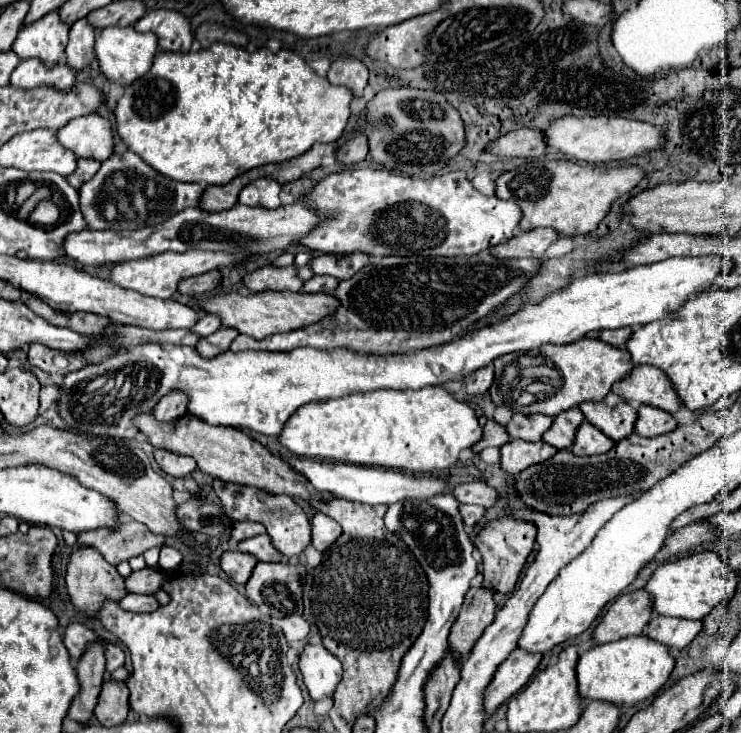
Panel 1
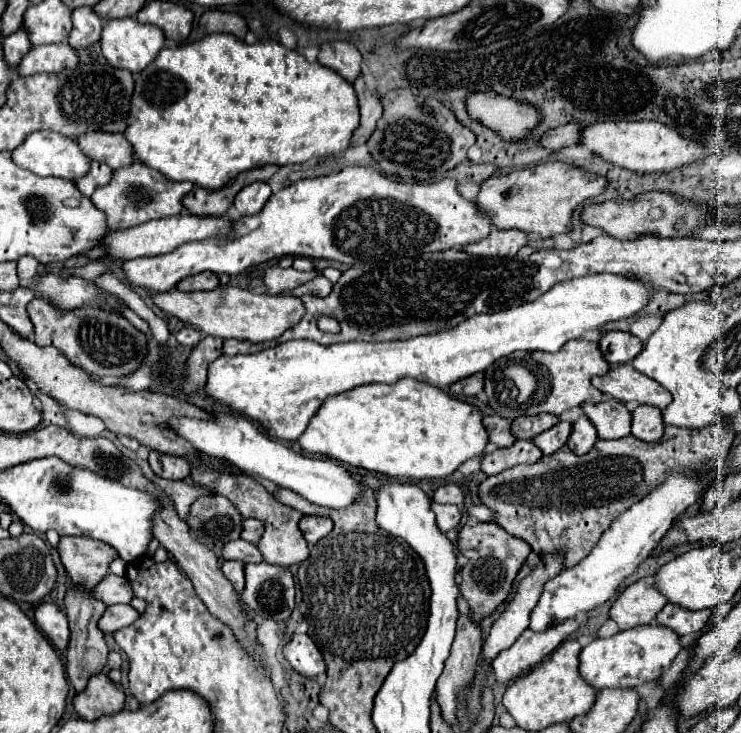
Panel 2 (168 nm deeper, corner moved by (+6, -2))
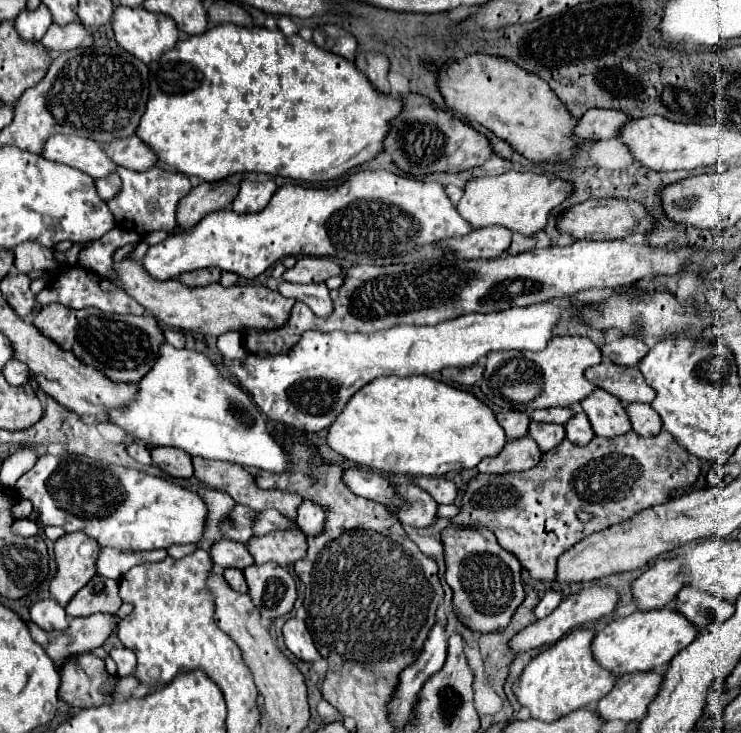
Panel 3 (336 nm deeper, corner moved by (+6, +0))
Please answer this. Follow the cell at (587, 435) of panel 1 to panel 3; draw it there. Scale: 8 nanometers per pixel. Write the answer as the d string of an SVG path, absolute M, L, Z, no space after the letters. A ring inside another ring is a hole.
M584 411L574 413L574 417L566 423L566 437L574 443L574 445L588 445L594 437L594 431L590 427L590 421L586 417Z

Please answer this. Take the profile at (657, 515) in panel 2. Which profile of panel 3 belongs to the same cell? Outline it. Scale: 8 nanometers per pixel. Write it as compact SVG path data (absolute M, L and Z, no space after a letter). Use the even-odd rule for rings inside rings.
M548 589L544 595L542 595L542 599L540 599L540 603L536 605L536 609L534 609L534 613L536 613L536 619L544 619L546 615L550 615L560 603L562 603L562 593L560 591L554 591L554 589Z

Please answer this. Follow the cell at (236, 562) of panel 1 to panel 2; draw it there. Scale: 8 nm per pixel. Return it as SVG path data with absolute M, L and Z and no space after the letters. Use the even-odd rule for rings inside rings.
M226 561L222 565L222 573L232 581L234 589L242 593L244 589L244 563L242 561Z

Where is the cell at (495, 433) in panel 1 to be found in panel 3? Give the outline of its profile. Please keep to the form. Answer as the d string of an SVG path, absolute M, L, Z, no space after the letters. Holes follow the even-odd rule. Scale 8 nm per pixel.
M508 411L508 413L498 413L496 415L498 423L502 425L506 437L512 441L512 439L518 439L518 437L524 437L528 433L528 425L530 425L530 419L526 413L520 413L520 411Z

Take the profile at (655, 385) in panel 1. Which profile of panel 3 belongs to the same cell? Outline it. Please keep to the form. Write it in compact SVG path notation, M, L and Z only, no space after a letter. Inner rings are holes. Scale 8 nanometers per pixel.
M608 359L586 369L586 379L596 387L616 395L622 403L650 403L656 395L656 391L652 391L652 387L648 387L644 381L638 367L620 367Z

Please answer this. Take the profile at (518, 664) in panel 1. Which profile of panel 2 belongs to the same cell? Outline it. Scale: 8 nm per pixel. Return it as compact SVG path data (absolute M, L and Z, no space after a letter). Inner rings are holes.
M566 619L562 623L556 623L548 627L542 633L536 633L532 629L526 629L518 641L510 645L510 649L504 649L494 661L494 677L496 681L510 681L524 671L538 665L544 657L548 657L566 637L570 637L580 627L578 619Z

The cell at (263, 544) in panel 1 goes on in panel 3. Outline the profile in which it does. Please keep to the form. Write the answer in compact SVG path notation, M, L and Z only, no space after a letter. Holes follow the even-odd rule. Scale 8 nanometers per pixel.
M216 541L210 549L210 557L214 561L214 565L226 569L226 567L236 567L236 569L244 569L248 565L252 565L252 555L246 549L246 545L236 543L236 541Z

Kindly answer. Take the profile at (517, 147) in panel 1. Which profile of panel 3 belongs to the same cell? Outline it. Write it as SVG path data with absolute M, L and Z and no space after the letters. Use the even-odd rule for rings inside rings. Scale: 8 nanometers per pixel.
M590 109L578 119L574 127L574 137L582 141L600 141L616 137L620 127L628 121L628 117L620 111L610 109Z

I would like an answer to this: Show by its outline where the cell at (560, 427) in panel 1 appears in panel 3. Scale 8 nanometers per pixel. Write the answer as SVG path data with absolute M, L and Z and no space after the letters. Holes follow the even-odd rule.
M530 423L528 435L538 443L540 451L546 453L550 449L554 449L564 437L564 425L548 425L548 423Z

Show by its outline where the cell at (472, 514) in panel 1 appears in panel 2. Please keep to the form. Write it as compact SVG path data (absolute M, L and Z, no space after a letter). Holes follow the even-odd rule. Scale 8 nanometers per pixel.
M430 499L430 501L432 501L432 511L436 515L436 525L442 533L448 533L450 529L454 529L460 523L462 511L456 505L440 505L434 499Z

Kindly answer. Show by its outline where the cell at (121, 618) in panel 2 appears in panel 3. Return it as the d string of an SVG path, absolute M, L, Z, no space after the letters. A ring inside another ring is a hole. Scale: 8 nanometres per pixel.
M88 615L88 617L76 617L64 631L42 631L40 627L34 627L34 623L28 623L32 639L44 647L48 657L56 663L64 663L66 659L88 653L96 647L100 647L116 629L120 623L118 615Z

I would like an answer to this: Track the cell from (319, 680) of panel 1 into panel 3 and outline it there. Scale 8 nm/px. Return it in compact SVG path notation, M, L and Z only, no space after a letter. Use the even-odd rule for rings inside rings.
M290 619L284 625L284 643L288 647L288 651L292 651L298 659L306 661L306 663L314 663L316 659L320 659L320 653L312 641L310 631L306 629L304 621L298 619Z

